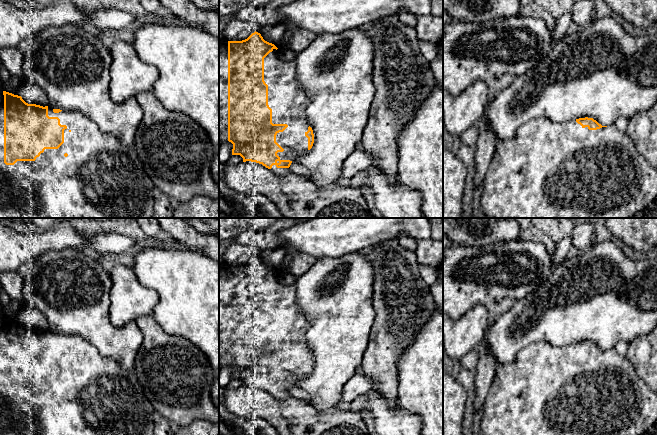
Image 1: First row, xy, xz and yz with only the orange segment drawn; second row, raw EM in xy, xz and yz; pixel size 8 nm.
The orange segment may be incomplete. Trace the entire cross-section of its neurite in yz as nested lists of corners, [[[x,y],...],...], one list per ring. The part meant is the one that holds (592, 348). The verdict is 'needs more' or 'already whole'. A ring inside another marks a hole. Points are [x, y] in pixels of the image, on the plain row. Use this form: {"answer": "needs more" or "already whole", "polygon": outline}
{"answer": "needs more", "polygon": [[[536,342],[525,348],[523,348],[516,356],[515,360],[509,364],[497,364],[495,377],[493,383],[489,389],[489,393],[486,397],[486,401],[483,405],[483,416],[480,423],[481,435],[641,435],[647,432],[657,421],[657,394],[651,391],[646,383],[638,376],[636,370],[634,369],[632,363],[628,357],[622,356],[616,352],[616,350],[602,350],[593,342],[579,342],[565,347],[554,347],[547,342]]]}

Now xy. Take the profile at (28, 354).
{"answer": "needs more", "polygon": [[[6,315],[0,317],[0,435],[153,435],[156,418],[156,411],[133,369],[123,369],[81,336],[28,328],[21,320]]]}

